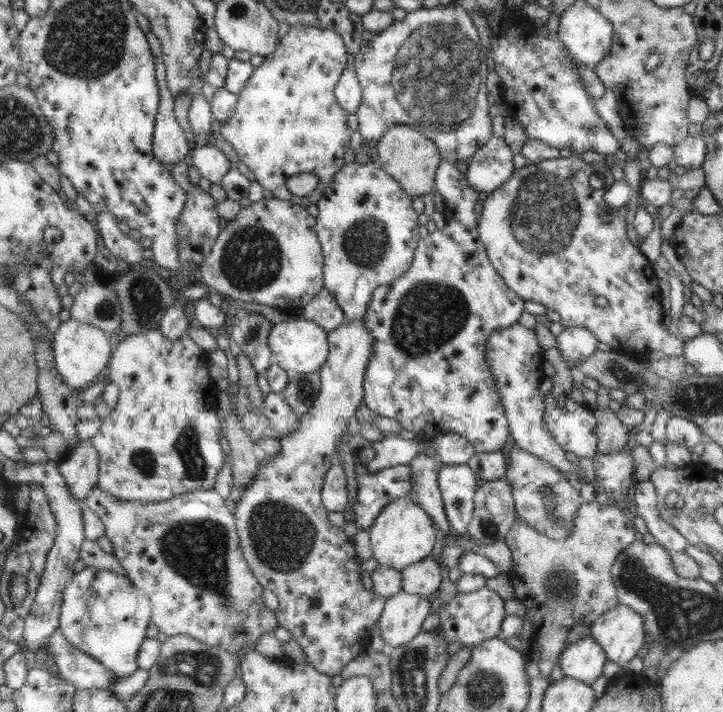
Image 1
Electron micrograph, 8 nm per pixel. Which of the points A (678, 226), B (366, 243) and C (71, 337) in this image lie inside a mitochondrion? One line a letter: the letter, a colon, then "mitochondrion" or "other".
A: other
B: mitochondrion
C: other

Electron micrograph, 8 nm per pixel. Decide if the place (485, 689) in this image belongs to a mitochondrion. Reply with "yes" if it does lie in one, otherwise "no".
yes

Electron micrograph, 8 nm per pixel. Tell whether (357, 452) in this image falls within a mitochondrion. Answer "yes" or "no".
no

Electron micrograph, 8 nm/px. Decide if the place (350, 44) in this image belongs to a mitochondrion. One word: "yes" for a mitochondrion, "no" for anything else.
no

